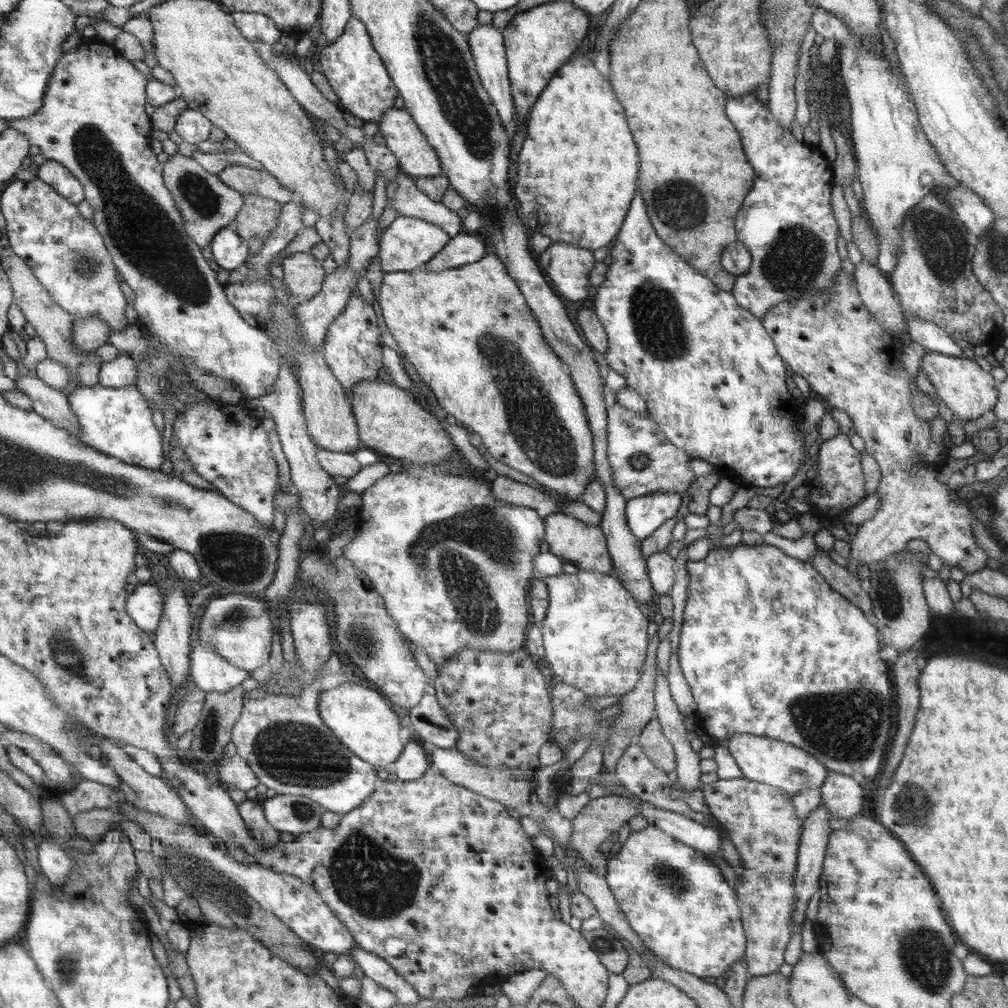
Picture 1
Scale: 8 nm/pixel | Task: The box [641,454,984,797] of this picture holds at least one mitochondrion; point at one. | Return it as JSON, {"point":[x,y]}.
{"point":[845,726]}

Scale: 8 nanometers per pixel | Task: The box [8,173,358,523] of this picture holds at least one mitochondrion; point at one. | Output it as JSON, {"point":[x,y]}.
{"point":[85,266]}

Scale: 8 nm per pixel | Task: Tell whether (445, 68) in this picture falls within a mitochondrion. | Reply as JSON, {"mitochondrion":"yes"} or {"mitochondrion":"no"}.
{"mitochondrion":"yes"}

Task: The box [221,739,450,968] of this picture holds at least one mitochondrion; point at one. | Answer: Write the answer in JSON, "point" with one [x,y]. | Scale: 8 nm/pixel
{"point":[377,885]}

